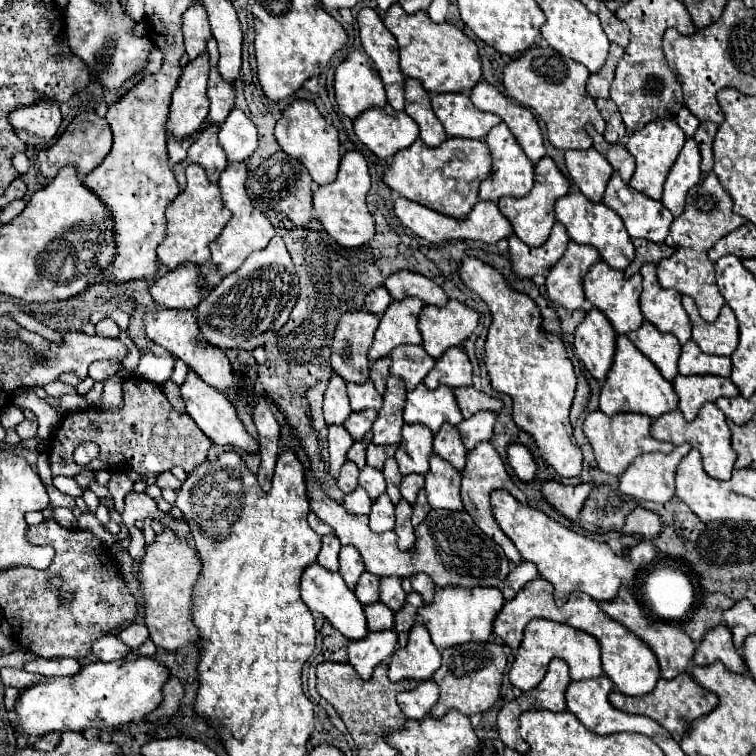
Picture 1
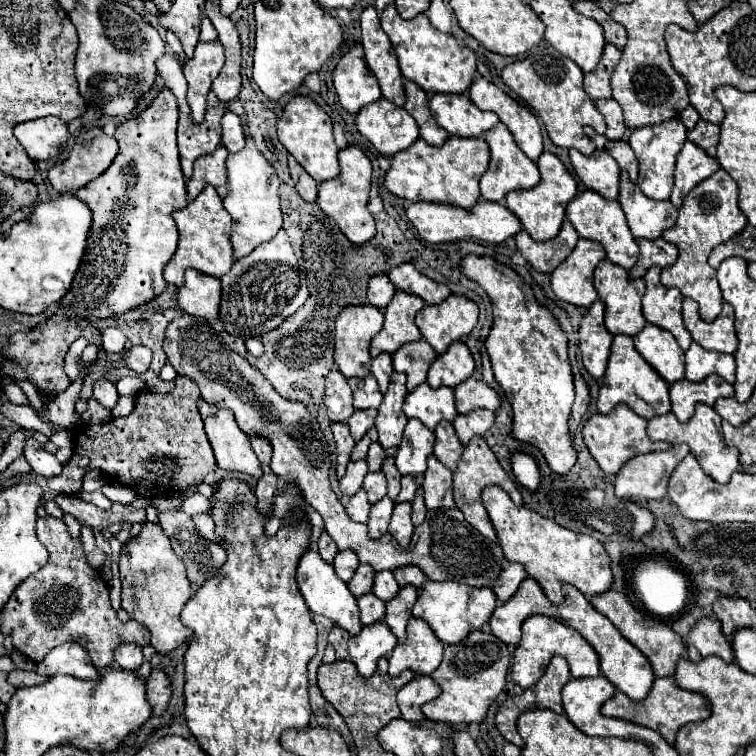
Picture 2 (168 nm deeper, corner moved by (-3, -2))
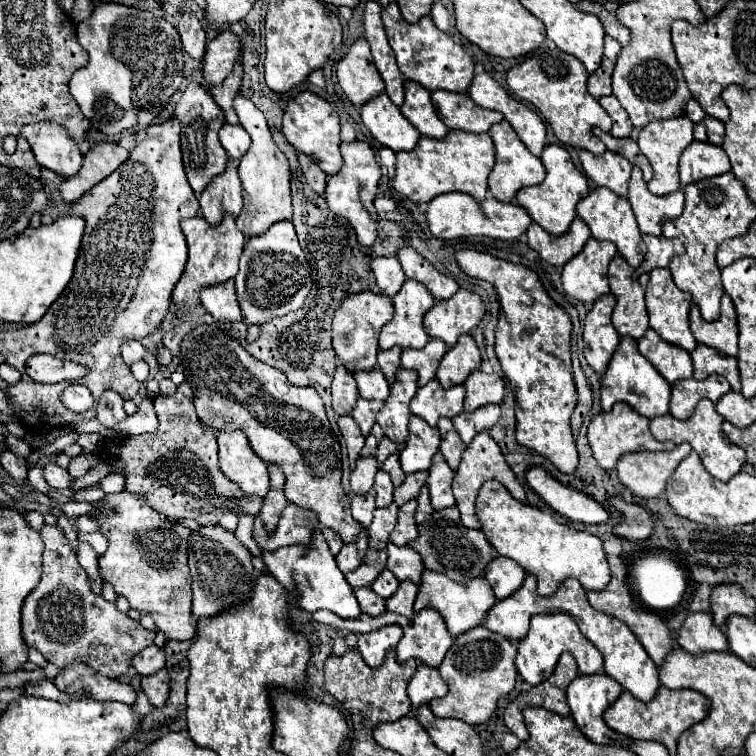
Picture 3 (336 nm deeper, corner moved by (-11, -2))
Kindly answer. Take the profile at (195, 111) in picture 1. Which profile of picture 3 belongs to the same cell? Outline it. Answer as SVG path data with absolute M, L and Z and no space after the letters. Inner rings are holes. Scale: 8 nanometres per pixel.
M223 30L221 34L217 34L207 44L207 52L203 58L207 88L221 84L229 76L239 56L241 56L241 38L231 30Z

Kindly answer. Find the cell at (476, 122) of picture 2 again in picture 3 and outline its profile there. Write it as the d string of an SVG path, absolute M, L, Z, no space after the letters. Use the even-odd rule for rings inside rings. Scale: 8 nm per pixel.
M435 90L431 92L431 100L441 122L451 130L467 130L479 134L487 132L495 122L503 120L503 114L477 106L467 94Z

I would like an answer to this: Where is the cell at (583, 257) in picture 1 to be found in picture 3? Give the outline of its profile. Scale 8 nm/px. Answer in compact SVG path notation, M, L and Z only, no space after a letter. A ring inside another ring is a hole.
M589 238L583 250L563 266L561 280L565 292L581 302L595 302L599 296L607 294L607 268L615 254L615 244Z

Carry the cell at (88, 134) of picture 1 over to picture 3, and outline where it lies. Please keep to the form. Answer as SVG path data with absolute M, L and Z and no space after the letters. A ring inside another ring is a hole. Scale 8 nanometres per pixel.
M111 142L97 144L83 156L83 168L79 170L79 174L61 184L59 190L63 200L69 204L79 200L87 190L91 190L109 174L113 174L127 158L129 152L123 150L119 144L111 144Z

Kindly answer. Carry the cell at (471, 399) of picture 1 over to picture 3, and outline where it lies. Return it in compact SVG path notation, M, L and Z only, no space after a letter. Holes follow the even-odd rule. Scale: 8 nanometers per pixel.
M483 370L471 372L465 380L465 412L473 412L485 404L499 404L505 394L505 384L499 374L487 374Z

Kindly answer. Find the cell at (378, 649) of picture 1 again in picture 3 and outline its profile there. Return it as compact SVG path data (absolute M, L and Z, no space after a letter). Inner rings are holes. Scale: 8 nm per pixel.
M391 624L391 626L383 626L379 630L373 630L369 634L361 634L359 642L357 642L357 650L361 652L363 660L371 666L377 668L381 666L385 652L389 648L395 648L397 642L401 640L401 626L399 624Z

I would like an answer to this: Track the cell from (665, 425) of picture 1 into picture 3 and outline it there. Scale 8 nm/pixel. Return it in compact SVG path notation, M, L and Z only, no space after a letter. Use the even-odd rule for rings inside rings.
M707 398L699 400L699 404L695 406L691 418L687 420L677 420L673 418L671 414L665 414L665 416L655 416L651 422L649 422L649 428L651 428L651 434L665 442L665 440L671 440L675 444L683 444L683 442L689 442L693 446L693 450L699 454L703 466L707 468L707 472L723 482L727 482L729 478L733 478L741 466L745 464L745 452L743 448L731 444L725 436L723 436L723 430L721 430L721 424L723 424L723 418L715 412L715 404Z

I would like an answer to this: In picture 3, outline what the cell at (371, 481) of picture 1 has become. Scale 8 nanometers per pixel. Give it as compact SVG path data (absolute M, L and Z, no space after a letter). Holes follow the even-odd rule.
M383 470L377 472L373 488L377 492L377 506L379 508L385 508L393 502L393 484L391 484L391 478L387 476L387 472L383 472Z

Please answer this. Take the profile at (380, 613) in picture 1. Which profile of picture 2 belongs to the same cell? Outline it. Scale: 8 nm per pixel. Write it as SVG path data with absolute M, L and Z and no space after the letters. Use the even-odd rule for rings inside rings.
M367 594L357 598L359 610L361 610L361 624L371 626L385 618L385 602L381 602L375 594Z

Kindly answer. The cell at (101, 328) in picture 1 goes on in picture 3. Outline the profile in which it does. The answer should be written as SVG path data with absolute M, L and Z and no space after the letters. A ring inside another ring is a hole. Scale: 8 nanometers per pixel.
M127 340L127 344L123 344L123 348L121 348L121 354L123 354L127 366L131 366L131 364L143 360L145 352L147 352L147 350L145 350L143 344L137 342L137 340Z

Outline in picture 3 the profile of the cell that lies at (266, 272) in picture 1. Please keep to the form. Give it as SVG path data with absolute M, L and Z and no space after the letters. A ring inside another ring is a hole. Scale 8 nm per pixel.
M289 220L275 222L261 236L253 236L245 242L241 270L235 276L235 288L245 324L263 324L277 316L299 310L305 304L311 290L311 276L305 252L299 246L295 228Z

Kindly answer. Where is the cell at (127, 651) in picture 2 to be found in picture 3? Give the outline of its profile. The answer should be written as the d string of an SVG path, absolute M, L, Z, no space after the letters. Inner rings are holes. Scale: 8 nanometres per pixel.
M151 644L147 648L143 648L135 658L133 658L133 668L137 670L137 674L141 676L149 676L159 672L161 668L165 668L165 652L163 648Z

